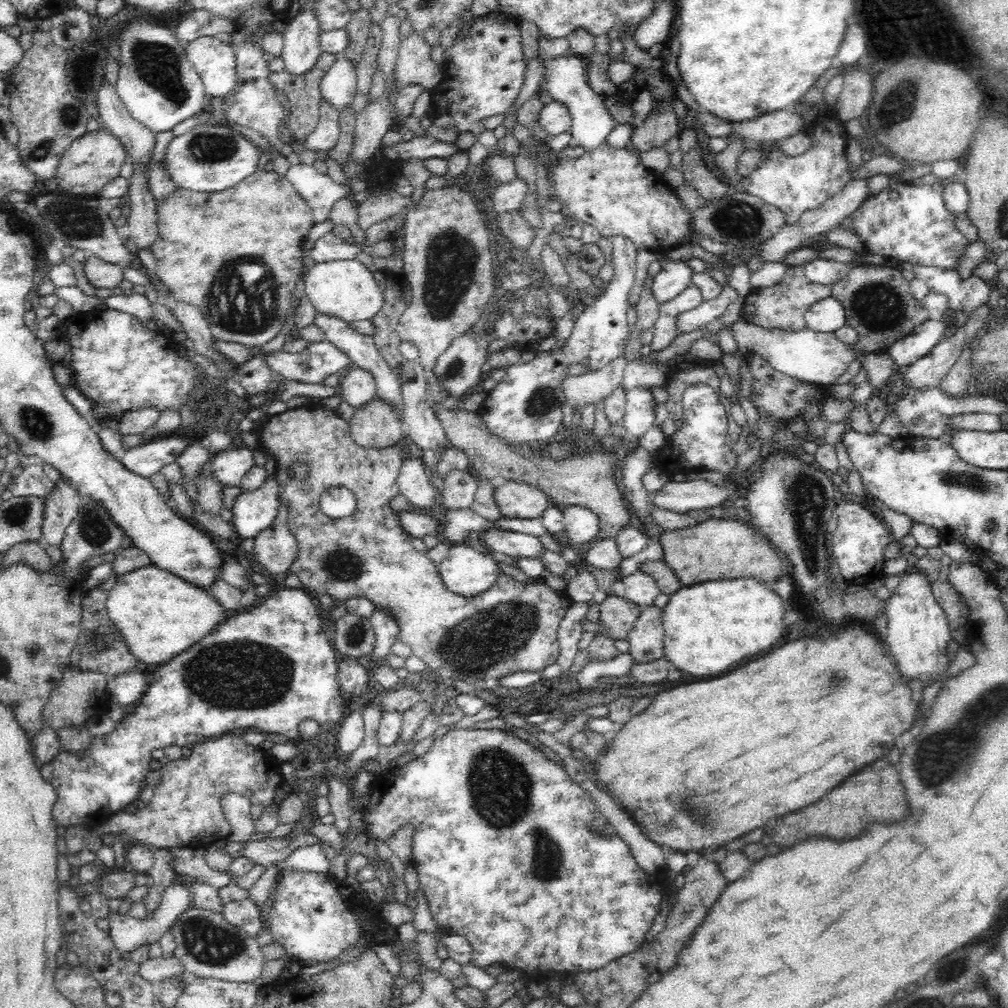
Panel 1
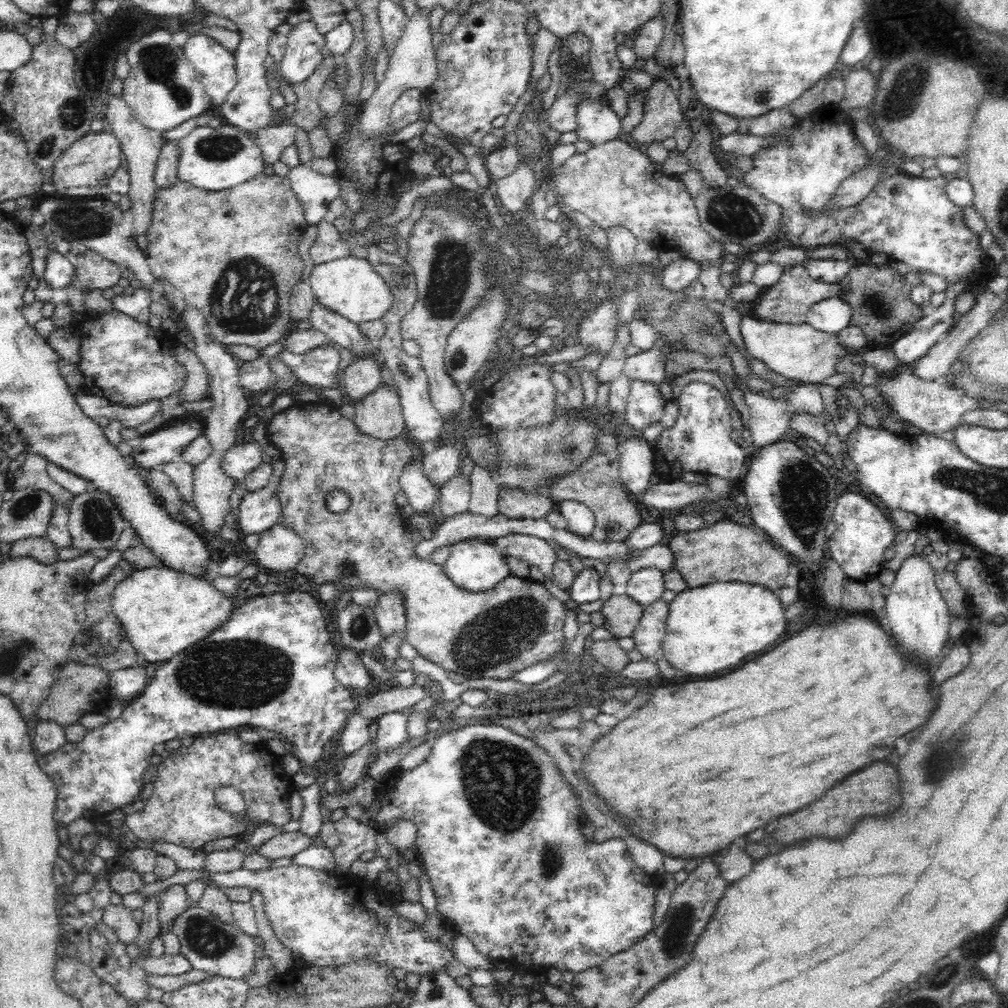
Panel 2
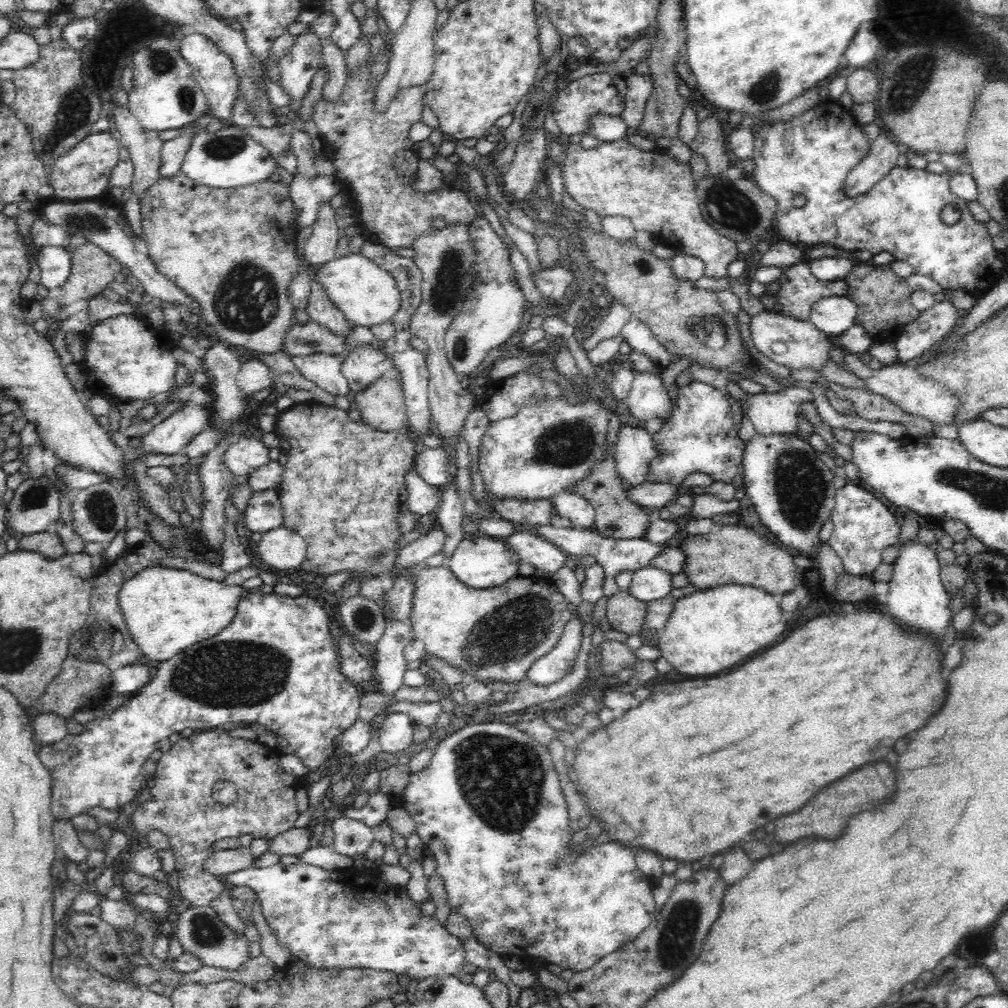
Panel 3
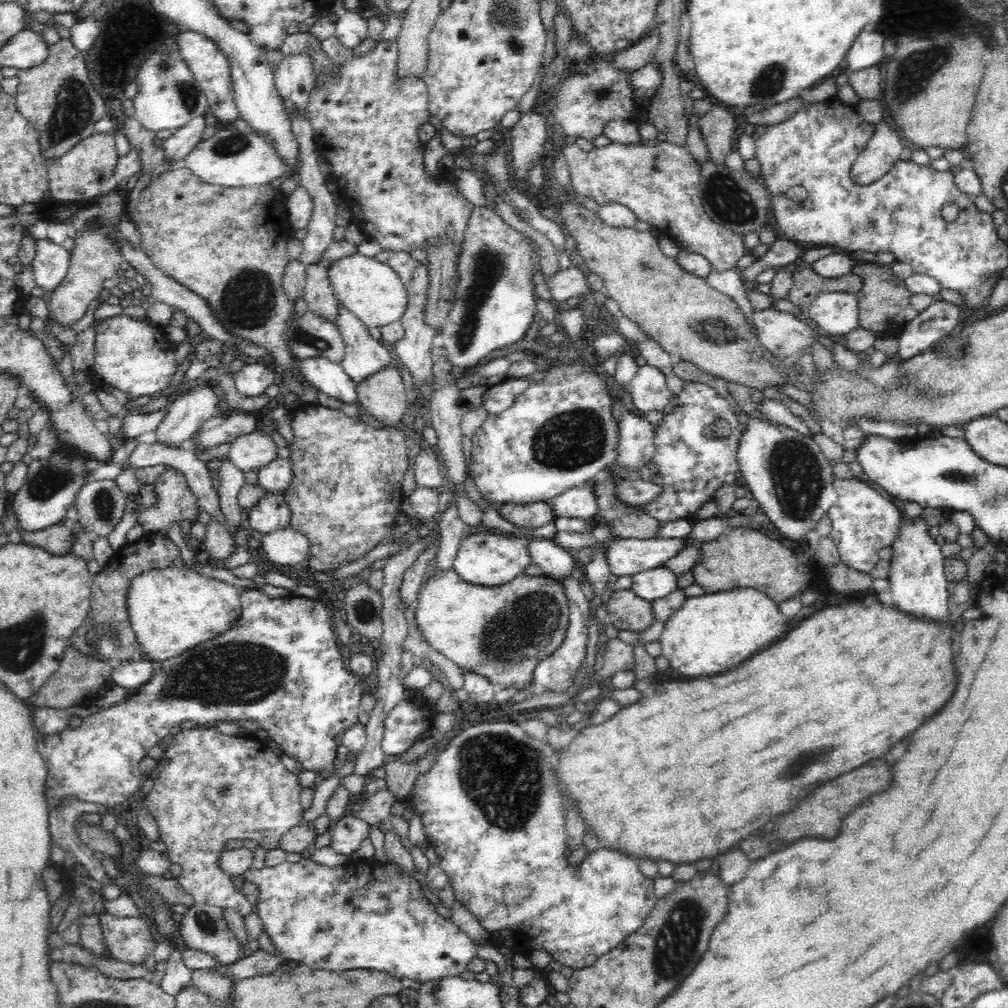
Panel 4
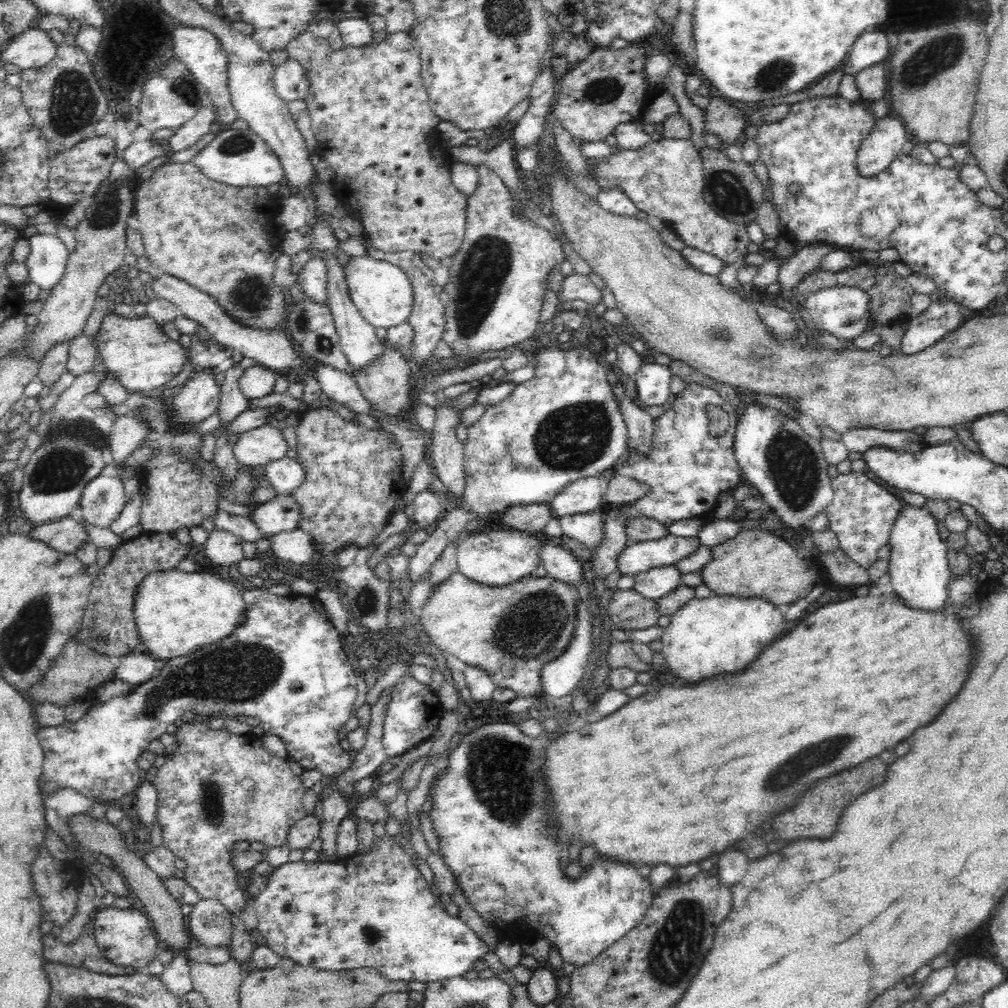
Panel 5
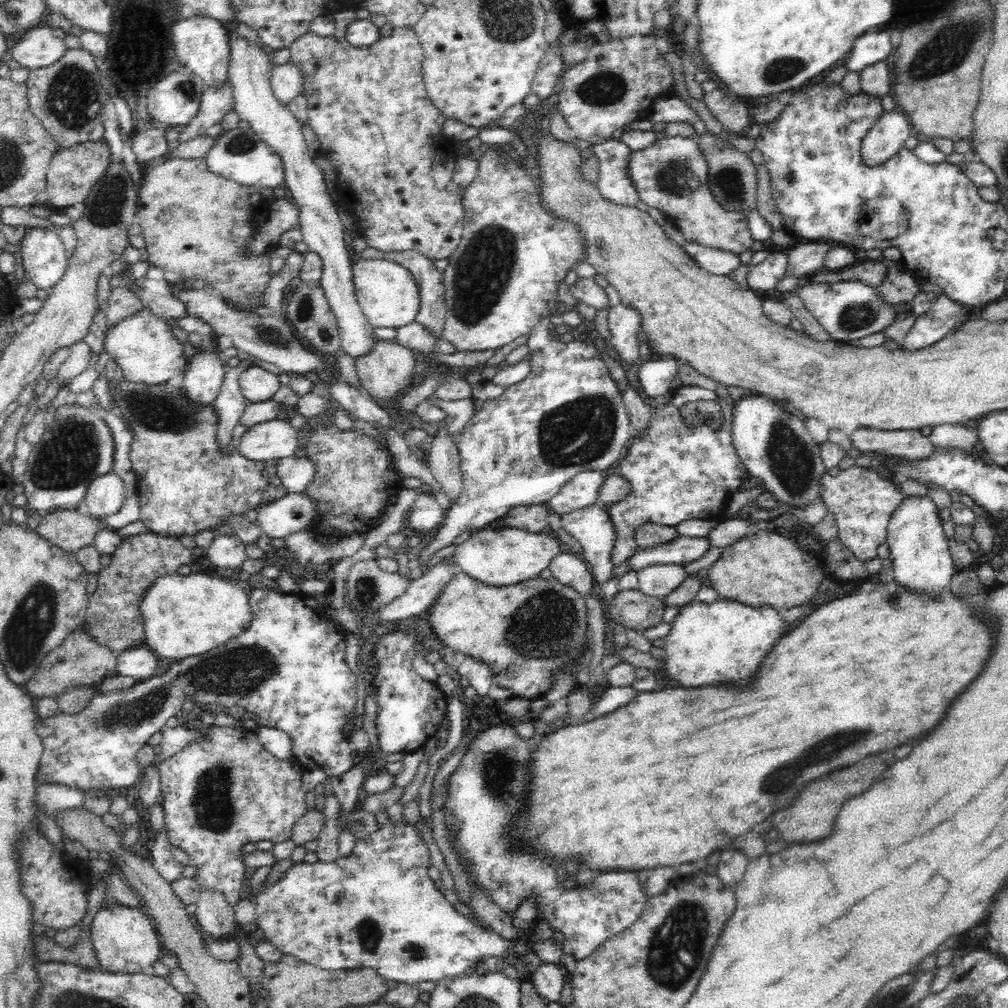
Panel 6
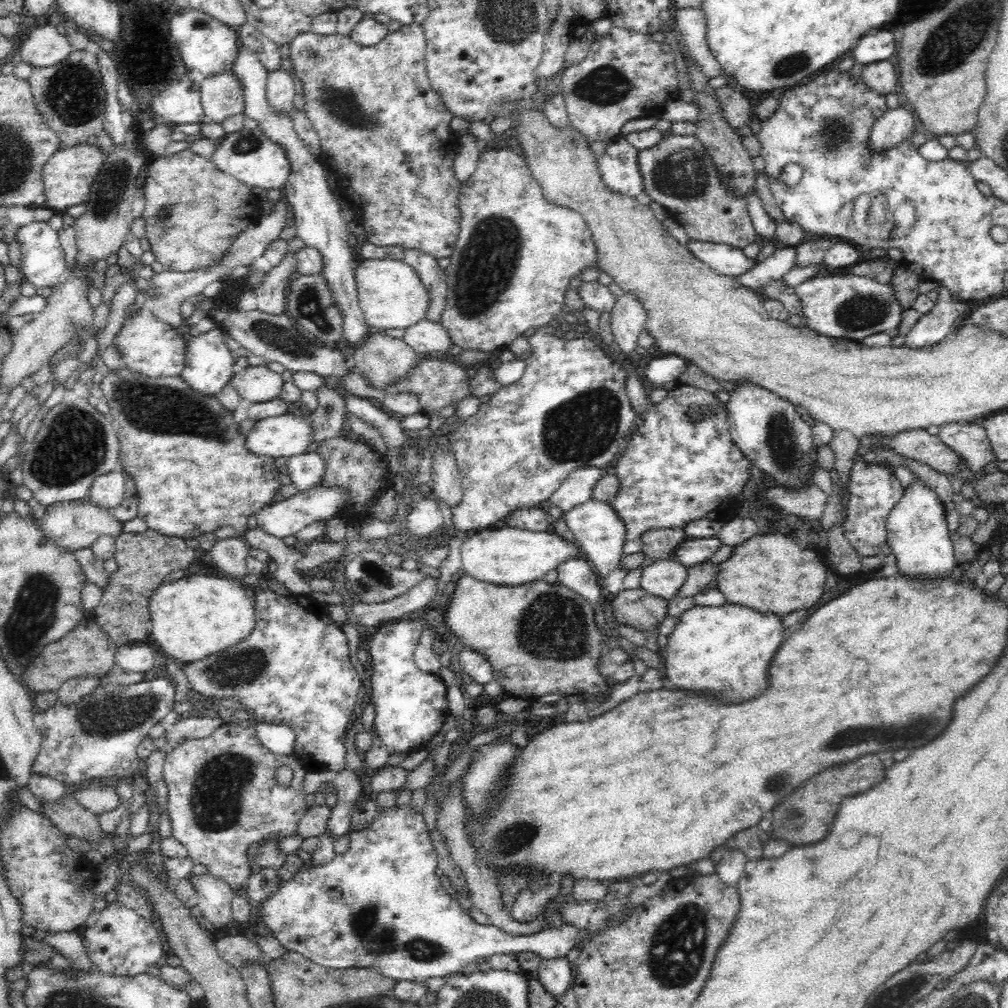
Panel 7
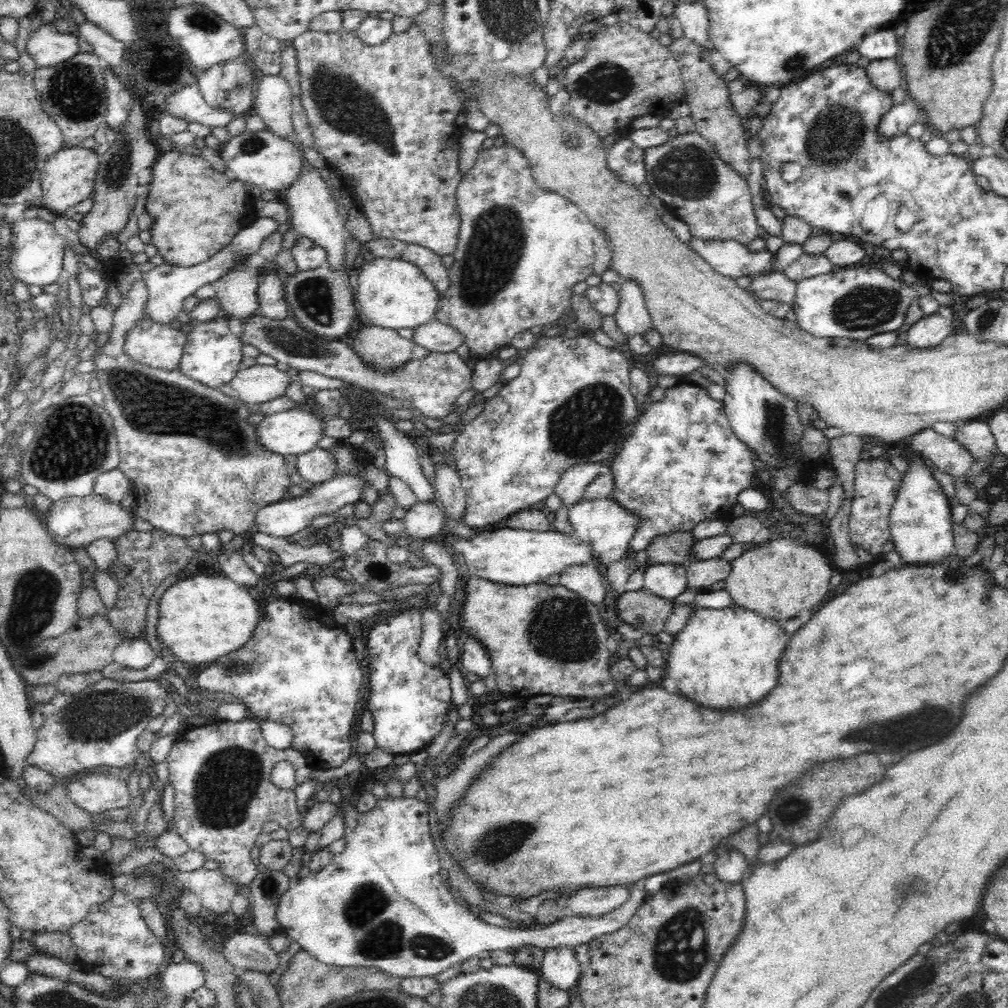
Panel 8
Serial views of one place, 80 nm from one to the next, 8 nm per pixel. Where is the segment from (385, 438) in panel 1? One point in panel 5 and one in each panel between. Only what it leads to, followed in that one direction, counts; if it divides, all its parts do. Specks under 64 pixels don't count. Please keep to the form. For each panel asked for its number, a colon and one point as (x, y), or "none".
2: (379, 414)
3: (381, 406)
4: (383, 395)
5: (385, 384)

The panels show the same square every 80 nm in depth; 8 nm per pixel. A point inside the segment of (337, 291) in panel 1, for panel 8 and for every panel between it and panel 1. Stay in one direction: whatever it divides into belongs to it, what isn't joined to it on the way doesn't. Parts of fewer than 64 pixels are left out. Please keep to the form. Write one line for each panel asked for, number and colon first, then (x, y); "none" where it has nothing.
2: (350, 286)
3: (367, 294)
4: (372, 291)
5: (382, 293)
6: (388, 295)
7: (390, 292)
8: (393, 293)

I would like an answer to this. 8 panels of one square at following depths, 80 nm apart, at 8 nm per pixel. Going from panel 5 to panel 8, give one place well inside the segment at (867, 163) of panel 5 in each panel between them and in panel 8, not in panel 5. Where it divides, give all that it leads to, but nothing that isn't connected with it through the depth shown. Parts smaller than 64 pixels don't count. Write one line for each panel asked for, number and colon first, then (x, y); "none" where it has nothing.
6: (887, 135)
7: (895, 125)
8: (900, 117)

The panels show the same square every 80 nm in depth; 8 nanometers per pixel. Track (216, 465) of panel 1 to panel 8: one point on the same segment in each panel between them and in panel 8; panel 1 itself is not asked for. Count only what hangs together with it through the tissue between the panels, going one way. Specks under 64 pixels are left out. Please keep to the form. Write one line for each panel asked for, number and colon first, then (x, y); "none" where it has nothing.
2: (242, 458)
3: (246, 454)
4: (253, 451)
5: (259, 446)
6: (276, 439)
7: (286, 435)
8: (294, 432)

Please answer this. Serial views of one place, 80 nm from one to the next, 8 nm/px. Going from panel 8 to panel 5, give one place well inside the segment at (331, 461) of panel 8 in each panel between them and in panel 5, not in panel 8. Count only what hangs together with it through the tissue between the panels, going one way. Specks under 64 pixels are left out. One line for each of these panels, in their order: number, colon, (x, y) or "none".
5: (285, 475)
6: (295, 473)
7: (305, 470)

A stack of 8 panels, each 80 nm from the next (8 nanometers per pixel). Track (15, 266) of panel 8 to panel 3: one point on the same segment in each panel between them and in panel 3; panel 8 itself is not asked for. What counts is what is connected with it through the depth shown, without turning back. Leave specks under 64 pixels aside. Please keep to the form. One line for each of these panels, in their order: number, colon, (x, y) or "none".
3: (55, 264)
4: (51, 262)
5: (47, 262)
6: (44, 258)
7: (42, 262)

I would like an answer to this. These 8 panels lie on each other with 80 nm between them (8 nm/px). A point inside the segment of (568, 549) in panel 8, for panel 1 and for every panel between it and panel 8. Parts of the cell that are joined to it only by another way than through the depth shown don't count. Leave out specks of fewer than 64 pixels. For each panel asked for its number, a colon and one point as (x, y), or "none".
1: (466, 572)
2: (473, 565)
3: (479, 561)
4: (486, 558)
5: (497, 557)
6: (506, 557)
7: (508, 556)

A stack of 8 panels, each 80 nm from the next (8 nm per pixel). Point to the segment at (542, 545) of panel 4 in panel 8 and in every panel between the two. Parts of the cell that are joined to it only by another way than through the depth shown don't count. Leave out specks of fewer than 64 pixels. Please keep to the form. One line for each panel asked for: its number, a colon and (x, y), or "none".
5: (559, 563)
6: (570, 569)
7: (577, 574)
8: (585, 580)

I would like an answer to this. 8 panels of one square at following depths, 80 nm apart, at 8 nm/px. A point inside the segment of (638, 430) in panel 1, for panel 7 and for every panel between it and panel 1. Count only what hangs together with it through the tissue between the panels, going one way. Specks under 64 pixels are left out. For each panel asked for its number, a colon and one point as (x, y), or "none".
2: (644, 407)
3: (648, 399)
4: (649, 391)
5: (653, 381)
6: (655, 376)
7: (659, 371)

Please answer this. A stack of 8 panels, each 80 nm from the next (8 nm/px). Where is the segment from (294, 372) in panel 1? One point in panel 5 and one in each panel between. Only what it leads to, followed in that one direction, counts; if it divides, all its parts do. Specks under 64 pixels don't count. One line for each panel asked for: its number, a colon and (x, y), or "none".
2: (319, 367)
3: (324, 369)
4: (327, 376)
5: (341, 387)

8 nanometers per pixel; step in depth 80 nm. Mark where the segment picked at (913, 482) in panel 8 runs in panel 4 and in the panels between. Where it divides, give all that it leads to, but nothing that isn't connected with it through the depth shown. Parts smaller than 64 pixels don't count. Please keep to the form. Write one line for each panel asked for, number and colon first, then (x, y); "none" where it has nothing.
4: (919, 587)
5: (918, 567)
6: (922, 562)
7: (917, 531)

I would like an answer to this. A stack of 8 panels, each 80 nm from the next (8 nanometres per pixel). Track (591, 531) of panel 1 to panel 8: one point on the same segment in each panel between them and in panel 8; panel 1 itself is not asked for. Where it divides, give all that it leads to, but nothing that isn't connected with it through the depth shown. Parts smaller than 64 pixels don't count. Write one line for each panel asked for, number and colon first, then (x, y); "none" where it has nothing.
2: (581, 521)
3: (567, 505)
4: (579, 503)
5: (582, 496)
6: (581, 491)
7: (577, 488)
8: (570, 488)

